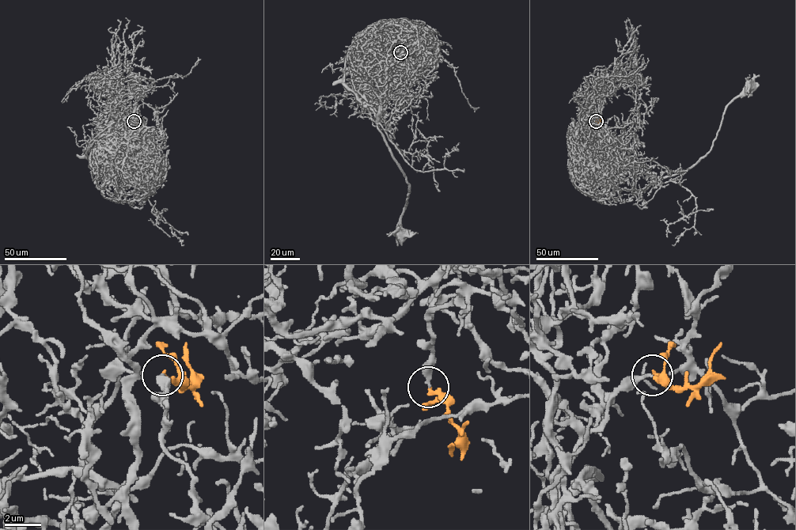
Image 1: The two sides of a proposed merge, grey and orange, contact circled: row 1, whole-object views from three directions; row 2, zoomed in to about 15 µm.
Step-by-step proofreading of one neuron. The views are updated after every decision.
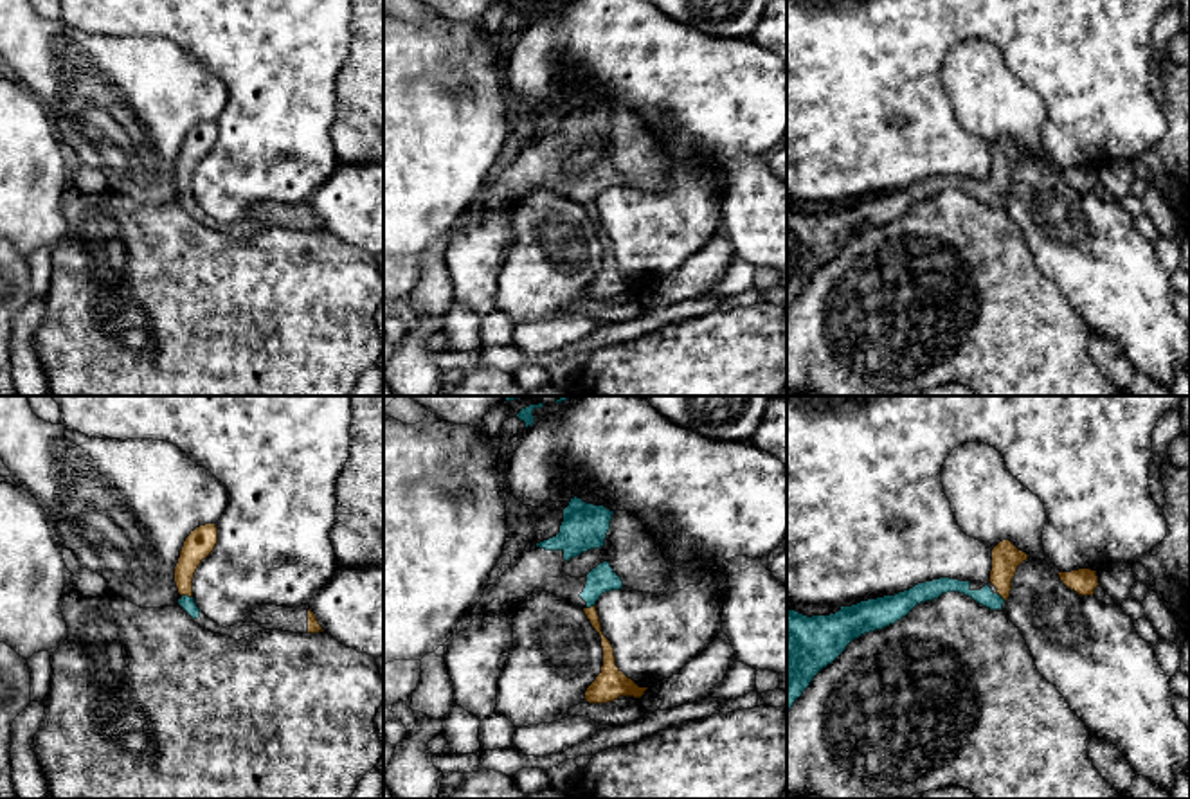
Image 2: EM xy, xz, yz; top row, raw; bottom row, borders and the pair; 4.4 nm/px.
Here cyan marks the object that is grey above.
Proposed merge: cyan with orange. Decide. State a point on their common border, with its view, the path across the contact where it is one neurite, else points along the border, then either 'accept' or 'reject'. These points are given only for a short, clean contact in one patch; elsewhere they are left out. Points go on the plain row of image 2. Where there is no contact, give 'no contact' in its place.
xy (188, 193) | across xy (188, 200), (188, 193), (186, 162), (200, 139) | accept

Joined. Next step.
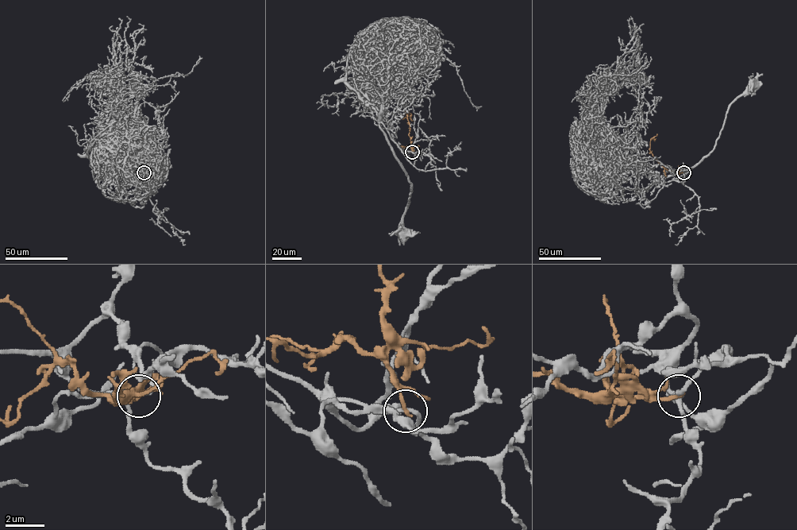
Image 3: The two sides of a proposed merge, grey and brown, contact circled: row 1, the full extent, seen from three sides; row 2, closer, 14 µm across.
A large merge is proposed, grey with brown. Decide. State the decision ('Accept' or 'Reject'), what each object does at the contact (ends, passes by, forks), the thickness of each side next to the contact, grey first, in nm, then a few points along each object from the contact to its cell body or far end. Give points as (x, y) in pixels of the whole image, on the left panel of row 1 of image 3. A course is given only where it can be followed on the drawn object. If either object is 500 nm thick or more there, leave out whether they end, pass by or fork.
Accept. At the ring grey forks. At the ring brown ends. Thickness 170 nm (grey) against 200 nm. Course of grey: (144, 172), (125, 170), (116, 178), (137, 161), (142, 152), (140, 104), (136, 98), (137, 83). Course of brown: (144, 172), (140, 170), (138, 152), (143, 138), (135, 138)

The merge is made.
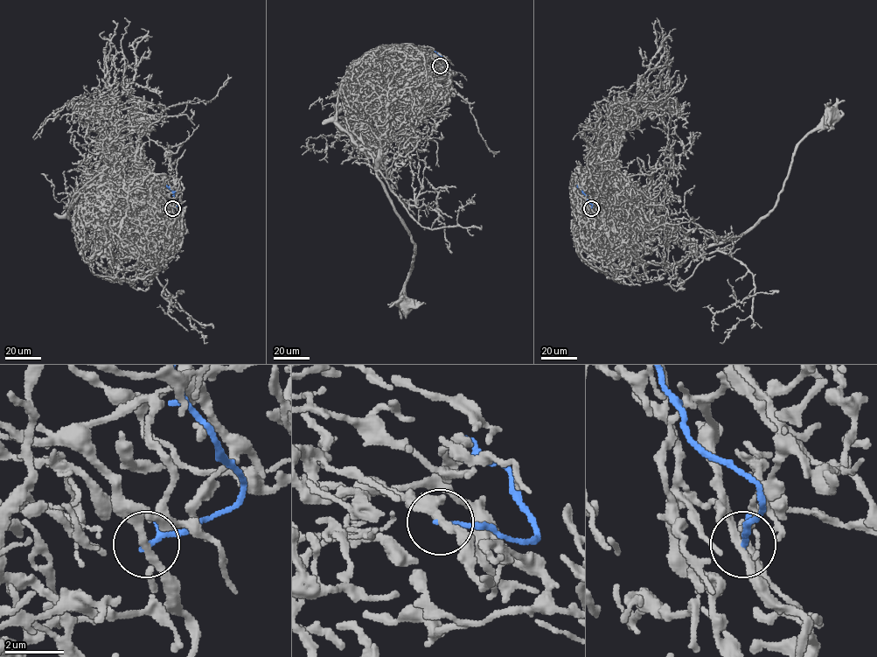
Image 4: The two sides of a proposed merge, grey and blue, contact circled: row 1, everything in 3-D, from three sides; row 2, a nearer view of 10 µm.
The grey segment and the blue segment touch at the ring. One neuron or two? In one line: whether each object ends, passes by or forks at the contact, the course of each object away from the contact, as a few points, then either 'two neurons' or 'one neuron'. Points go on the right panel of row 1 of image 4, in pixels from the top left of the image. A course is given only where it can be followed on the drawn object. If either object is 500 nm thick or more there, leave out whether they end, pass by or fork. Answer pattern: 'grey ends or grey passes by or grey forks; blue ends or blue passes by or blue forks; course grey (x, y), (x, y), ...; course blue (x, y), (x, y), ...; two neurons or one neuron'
grey passes by; blue ends; course grey (591, 207), (616, 265), (683, 262), (699, 247), (739, 237), (770, 210), (795, 149), (831, 113); course blue (591, 208), (591, 205), (577, 185); two neurons

